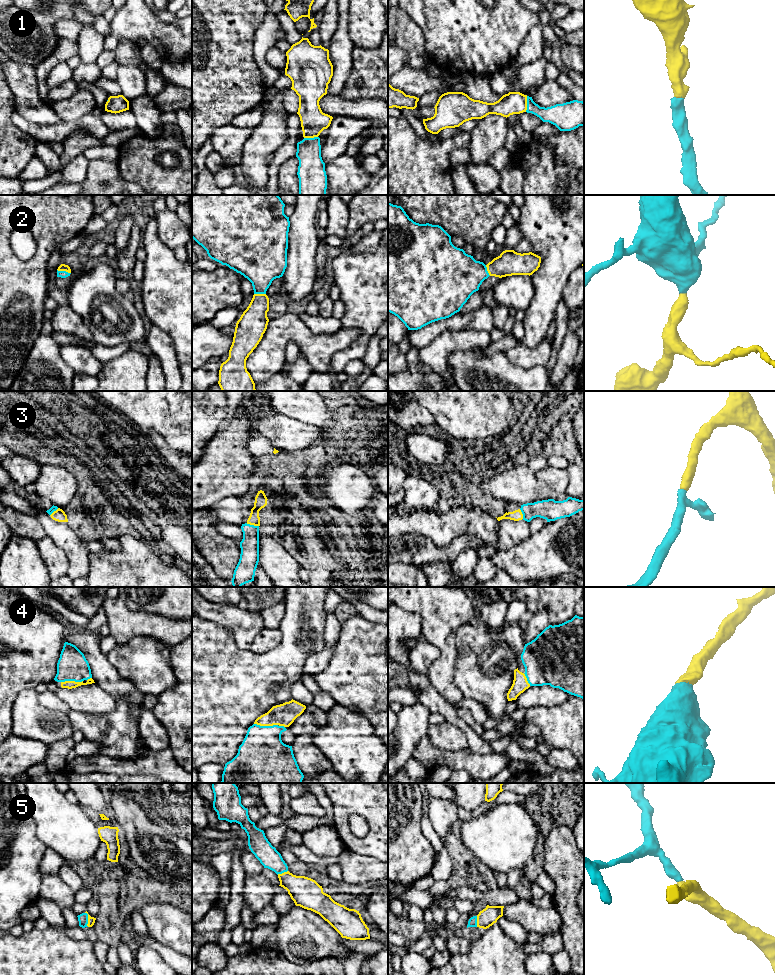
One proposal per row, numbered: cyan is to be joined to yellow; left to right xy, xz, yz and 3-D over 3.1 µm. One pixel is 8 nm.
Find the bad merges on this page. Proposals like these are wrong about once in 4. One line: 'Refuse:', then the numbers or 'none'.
Refuse: none

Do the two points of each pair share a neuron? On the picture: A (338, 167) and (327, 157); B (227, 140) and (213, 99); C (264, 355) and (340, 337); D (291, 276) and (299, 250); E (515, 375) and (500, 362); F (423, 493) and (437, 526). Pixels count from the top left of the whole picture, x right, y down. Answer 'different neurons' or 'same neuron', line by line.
A: different neurons
B: different neurons
C: same neuron
D: same neuron
E: same neuron
F: different neurons

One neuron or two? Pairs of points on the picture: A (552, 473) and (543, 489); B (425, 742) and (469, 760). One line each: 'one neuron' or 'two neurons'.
A: two neurons
B: one neuron

